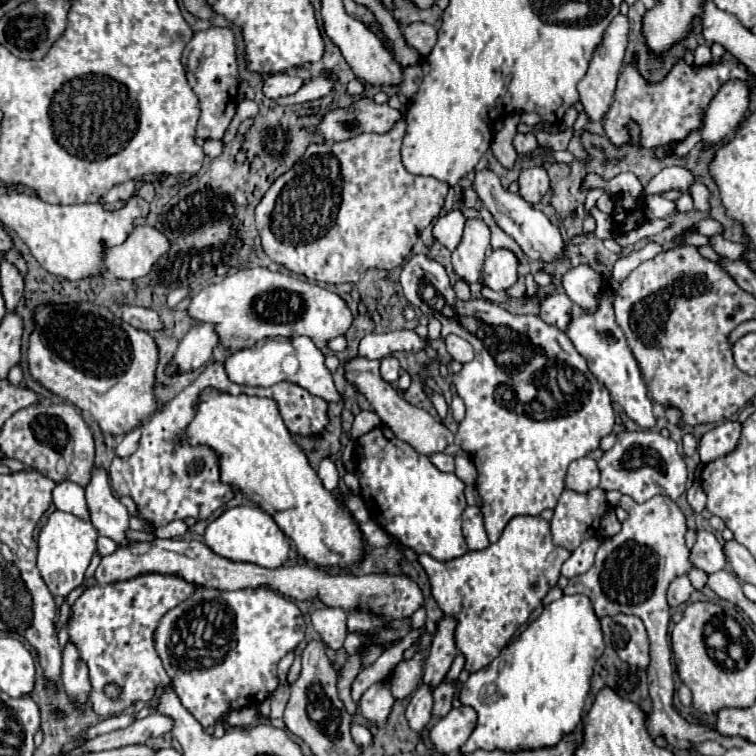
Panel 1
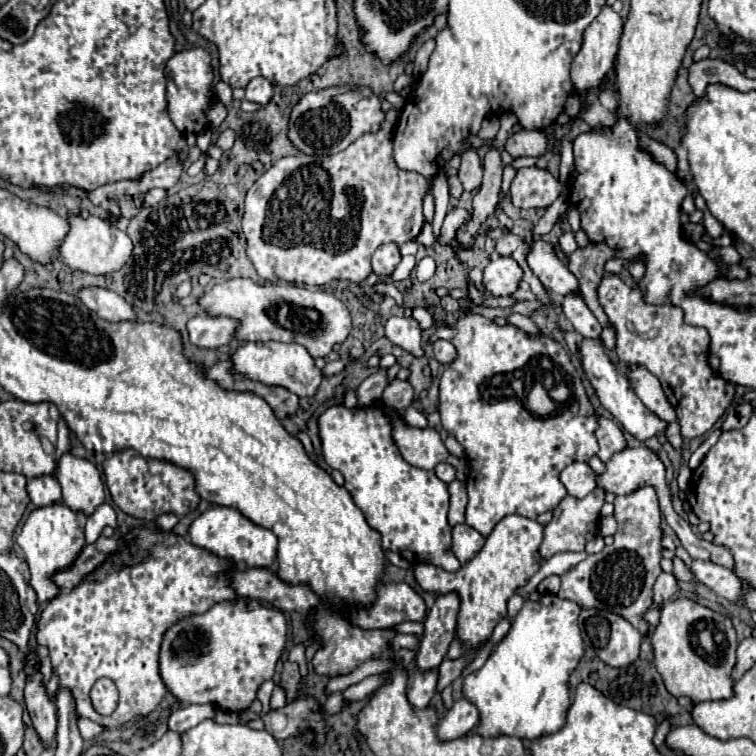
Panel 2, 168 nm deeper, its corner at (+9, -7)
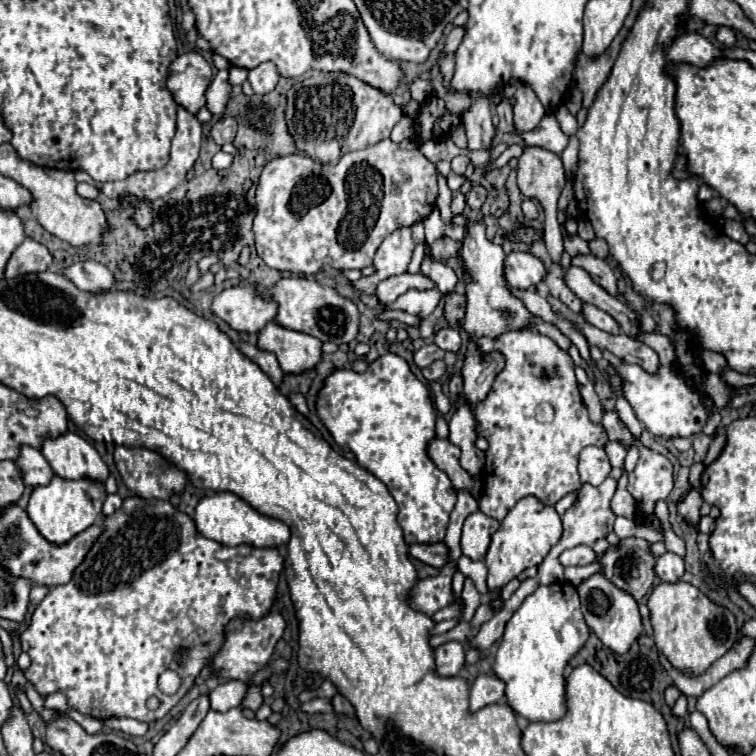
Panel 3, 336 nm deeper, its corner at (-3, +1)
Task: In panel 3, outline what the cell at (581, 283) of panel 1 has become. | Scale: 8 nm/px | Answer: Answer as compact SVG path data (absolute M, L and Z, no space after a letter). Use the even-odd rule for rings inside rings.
M584 304L582 314L584 314L586 322L590 322L592 326L596 326L596 328L608 332L608 334L620 334L622 332L620 324L610 314L606 314L604 310L600 310L600 308L592 306L592 304Z

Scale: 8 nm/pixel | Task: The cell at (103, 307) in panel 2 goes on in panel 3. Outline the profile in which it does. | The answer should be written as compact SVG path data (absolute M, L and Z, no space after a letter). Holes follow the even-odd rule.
M84 260L84 262L76 262L68 268L64 268L64 274L68 280L72 280L80 290L86 292L106 292L114 286L114 276L112 272L94 260Z

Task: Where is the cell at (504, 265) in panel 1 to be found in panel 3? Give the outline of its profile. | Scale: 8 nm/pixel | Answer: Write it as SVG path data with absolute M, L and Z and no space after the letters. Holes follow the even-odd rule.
M510 252L504 262L504 274L512 288L528 290L546 276L546 268L540 258L530 252Z

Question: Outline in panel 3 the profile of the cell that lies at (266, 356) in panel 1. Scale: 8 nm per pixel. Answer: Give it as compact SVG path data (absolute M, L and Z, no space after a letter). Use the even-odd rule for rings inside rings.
M268 322L258 334L258 348L274 352L280 368L290 374L314 368L322 356L320 346L322 342L314 336L284 328L276 322Z

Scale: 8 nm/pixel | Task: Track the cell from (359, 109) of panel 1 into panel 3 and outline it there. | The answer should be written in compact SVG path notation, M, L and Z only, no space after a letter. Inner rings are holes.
M314 72L286 92L288 132L296 148L310 158L316 158L316 148L322 148L322 158L326 158L378 144L390 136L402 116L404 112L392 102L392 96L344 72Z

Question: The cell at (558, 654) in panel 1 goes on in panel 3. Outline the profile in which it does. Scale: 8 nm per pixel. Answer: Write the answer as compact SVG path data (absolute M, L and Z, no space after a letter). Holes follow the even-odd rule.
M570 582L538 586L508 620L494 660L494 674L506 682L506 700L530 722L558 720L566 712L564 668L588 640L576 588Z

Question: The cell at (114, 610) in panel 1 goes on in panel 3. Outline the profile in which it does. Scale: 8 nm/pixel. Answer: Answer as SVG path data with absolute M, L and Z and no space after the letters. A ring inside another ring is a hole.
M128 496L122 502L122 508L118 508L112 516L106 516L102 520L102 534L96 538L96 542L92 544L92 548L88 550L84 562L74 570L72 580L68 584L60 584L48 590L48 594L44 596L44 600L36 606L26 630L18 636L22 650L30 656L30 666L24 672L26 680L36 688L36 692L40 696L48 696L54 692L62 692L68 700L70 708L76 708L80 714L98 718L98 720L108 720L114 716L128 716L128 718L136 718L142 722L154 722L164 718L172 706L176 706L176 702L194 686L196 676L200 674L200 670L208 664L208 660L220 652L224 640L226 640L226 626L232 618L242 616L242 618L250 618L250 620L260 620L262 616L268 614L272 602L274 602L274 594L276 594L276 586L278 586L278 576L282 572L282 558L278 554L276 548L256 548L256 546L248 546L248 544L240 544L240 546L224 546L218 544L214 540L204 538L202 534L196 532L194 520L180 512L178 508L174 508L168 500L146 500L140 496ZM176 648L186 648L186 656L184 662L178 662L174 656ZM164 670L174 670L180 674L182 678L182 686L174 696L166 696L158 690L158 676ZM150 696L156 696L160 700L160 706L156 710L150 710L146 706L146 700Z

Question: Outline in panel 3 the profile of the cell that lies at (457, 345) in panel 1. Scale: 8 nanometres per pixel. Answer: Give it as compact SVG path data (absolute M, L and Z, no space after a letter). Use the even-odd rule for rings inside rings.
M440 328L434 336L434 344L442 350L452 350L452 352L458 352L460 346L462 346L462 340L460 340L460 332L456 328Z

